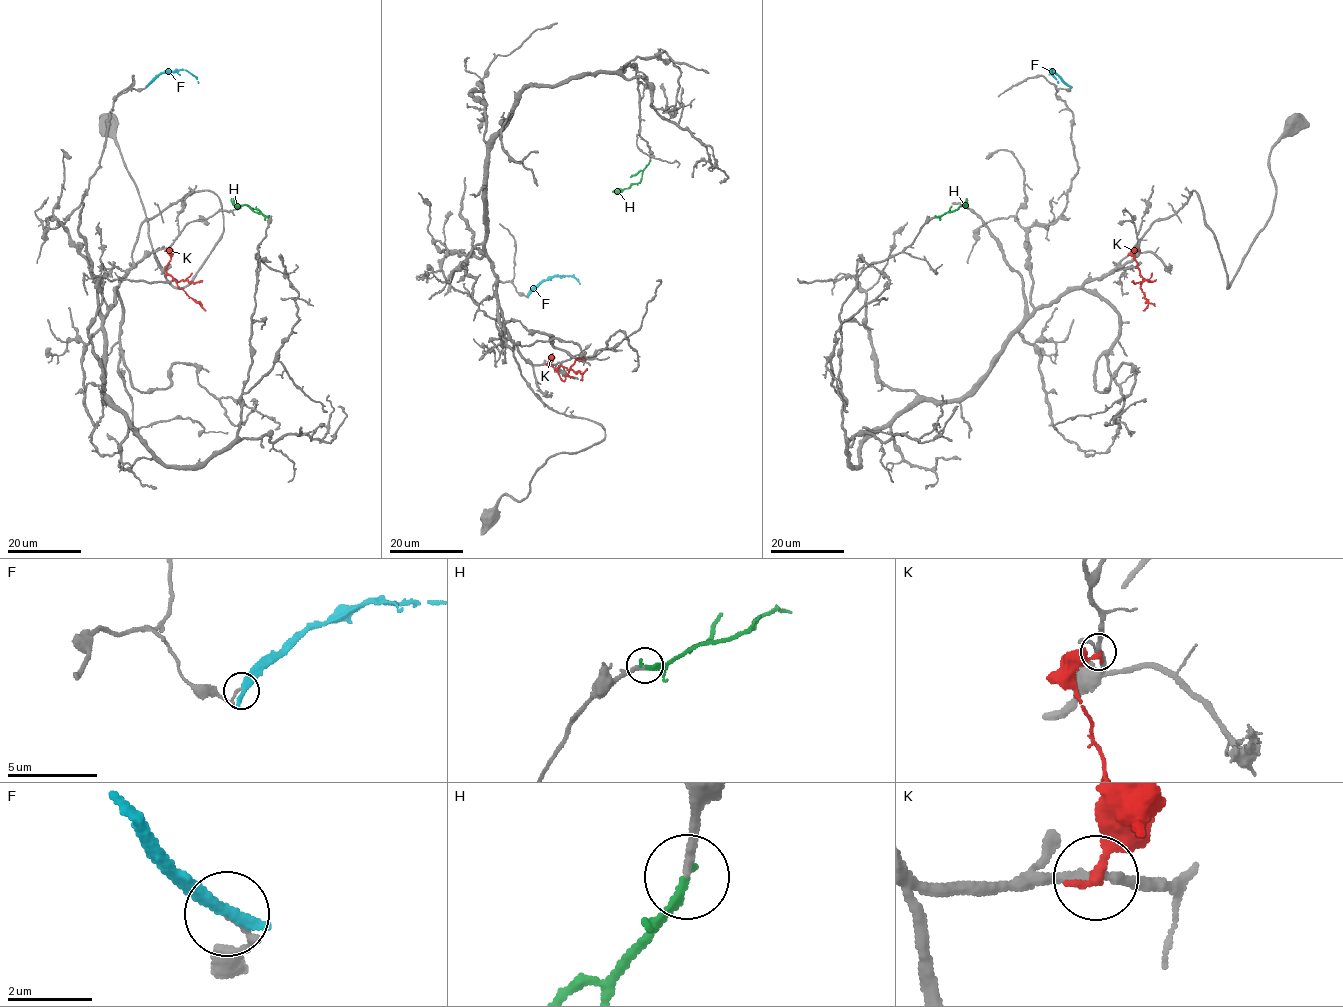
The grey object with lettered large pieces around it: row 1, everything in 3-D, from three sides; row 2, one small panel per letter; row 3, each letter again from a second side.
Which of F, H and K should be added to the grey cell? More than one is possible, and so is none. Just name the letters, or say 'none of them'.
H

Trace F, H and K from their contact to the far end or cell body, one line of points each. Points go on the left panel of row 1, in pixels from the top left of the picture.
F: (147, 85), (162, 72), (180, 70), (192, 73), (198, 83)
H: (268, 216), (247, 205), (236, 205), (231, 199)
K: (167, 249), (170, 255), (166, 268), (168, 274), (177, 281), (202, 282)

